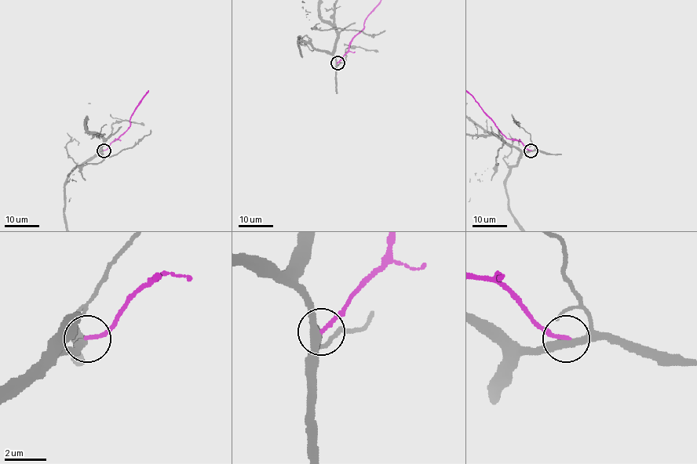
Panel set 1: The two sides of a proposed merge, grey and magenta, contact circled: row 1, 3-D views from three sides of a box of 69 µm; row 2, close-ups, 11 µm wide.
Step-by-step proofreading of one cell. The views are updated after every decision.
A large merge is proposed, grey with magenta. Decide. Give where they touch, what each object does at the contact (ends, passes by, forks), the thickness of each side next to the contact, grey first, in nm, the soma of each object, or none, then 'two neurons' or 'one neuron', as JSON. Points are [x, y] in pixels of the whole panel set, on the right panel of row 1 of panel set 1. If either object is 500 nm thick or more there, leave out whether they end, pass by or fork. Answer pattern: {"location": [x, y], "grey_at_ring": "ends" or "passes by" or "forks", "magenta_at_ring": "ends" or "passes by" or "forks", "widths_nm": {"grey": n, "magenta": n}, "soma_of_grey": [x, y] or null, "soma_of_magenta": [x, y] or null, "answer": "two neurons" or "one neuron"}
{"location": [530, 150], "grey_at_ring": "passes by", "magenta_at_ring": "ends", "widths_nm": {"grey": 360, "magenta": 180}, "soma_of_grey": null, "soma_of_magenta": null, "answer": "two neurons"}

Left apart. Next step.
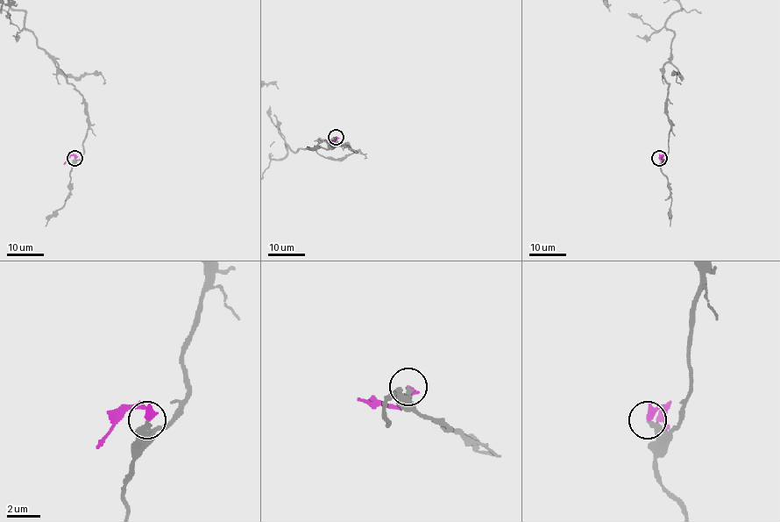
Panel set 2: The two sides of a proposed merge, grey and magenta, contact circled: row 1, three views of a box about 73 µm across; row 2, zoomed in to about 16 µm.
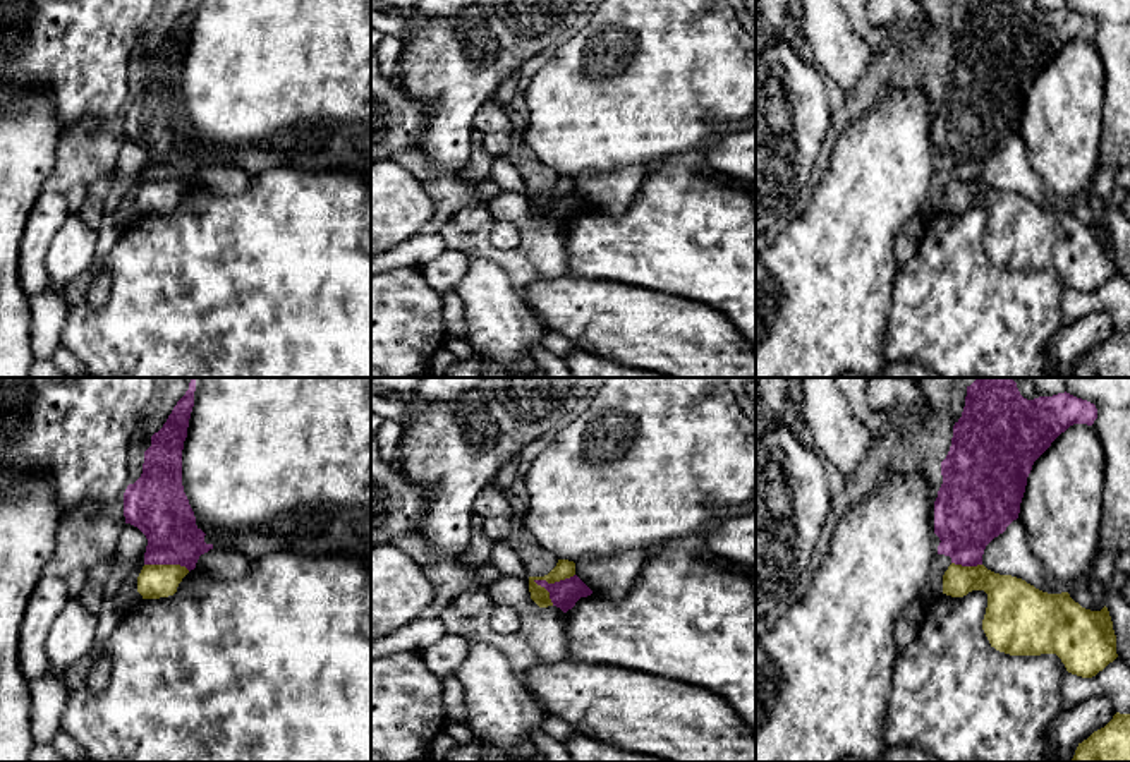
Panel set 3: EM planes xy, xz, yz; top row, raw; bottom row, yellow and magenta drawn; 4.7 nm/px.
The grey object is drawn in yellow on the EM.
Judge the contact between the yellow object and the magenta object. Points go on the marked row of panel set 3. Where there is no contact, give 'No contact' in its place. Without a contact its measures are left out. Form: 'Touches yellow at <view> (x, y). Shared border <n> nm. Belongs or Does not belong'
Touches yellow at xz (553, 582). Shared border 200 nm. Does not belong

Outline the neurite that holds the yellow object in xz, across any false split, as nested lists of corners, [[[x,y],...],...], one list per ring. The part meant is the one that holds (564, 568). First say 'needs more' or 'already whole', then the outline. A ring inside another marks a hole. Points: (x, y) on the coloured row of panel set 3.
already whole; [[[558,559],[556,566],[544,577],[529,577],[529,592],[531,599],[539,606],[539,608],[548,608],[553,606],[550,599],[550,592],[538,585],[538,580],[546,580],[548,584],[555,584],[565,578],[570,578],[575,575],[575,563],[568,559]]]

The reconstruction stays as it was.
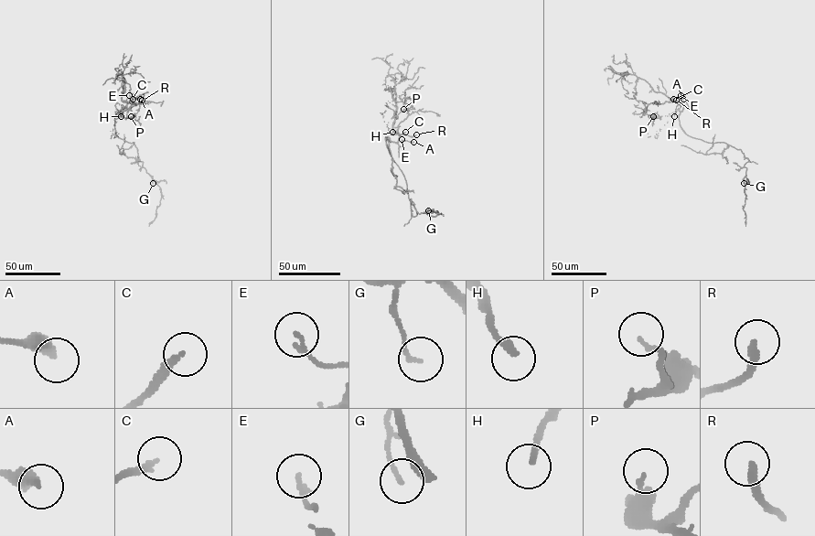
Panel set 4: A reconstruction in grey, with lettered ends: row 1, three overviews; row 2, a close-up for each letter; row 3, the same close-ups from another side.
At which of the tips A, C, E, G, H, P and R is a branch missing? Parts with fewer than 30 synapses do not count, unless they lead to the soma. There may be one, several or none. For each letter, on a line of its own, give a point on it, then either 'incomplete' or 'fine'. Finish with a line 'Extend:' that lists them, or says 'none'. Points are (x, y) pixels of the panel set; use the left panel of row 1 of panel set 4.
A: at (140, 99); fine
C: at (133, 99); incomplete
E: at (129, 95); fine
G: at (153, 183); fine
H: at (121, 116); incomplete
P: at (131, 116); fine
R: at (142, 100); incomplete
Extend: C, H, R

